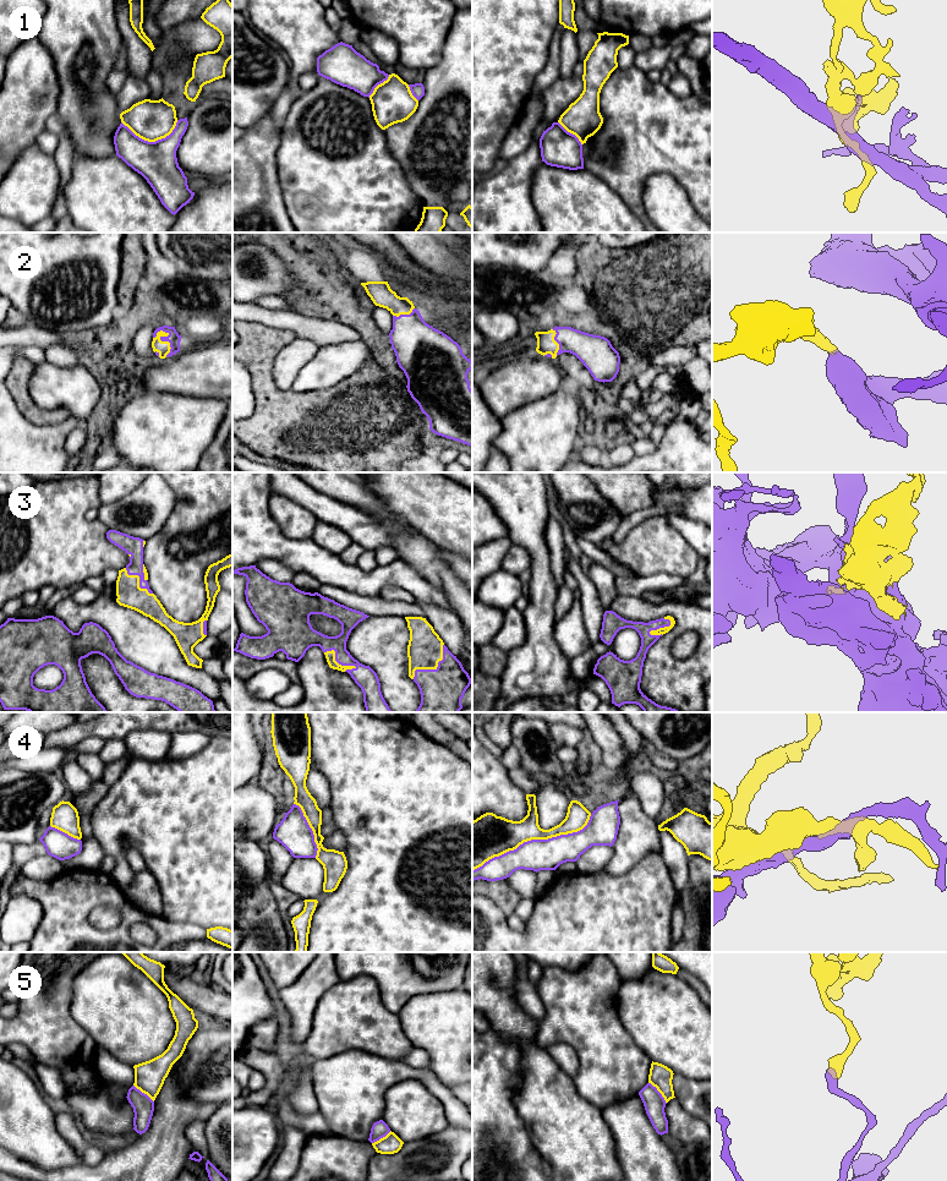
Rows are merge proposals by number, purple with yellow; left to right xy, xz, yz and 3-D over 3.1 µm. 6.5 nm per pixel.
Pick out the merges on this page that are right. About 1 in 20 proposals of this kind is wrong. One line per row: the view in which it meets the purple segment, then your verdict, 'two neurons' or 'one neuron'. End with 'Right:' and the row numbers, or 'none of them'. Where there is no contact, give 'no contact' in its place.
1: meets purple in xy; one neuron
2: meets purple in xy; one neuron
3: meets purple in xz; one neuron
4: meets purple in yz; two neurons
5: meets purple in yz; two neurons
Right: 1, 2, 3

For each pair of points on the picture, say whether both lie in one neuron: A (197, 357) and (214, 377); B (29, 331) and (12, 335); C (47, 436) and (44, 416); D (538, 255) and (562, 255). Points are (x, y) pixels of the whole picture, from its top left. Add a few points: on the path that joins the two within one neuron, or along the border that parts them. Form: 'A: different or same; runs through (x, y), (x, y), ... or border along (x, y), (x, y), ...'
A: same; runs through (200, 362), (209, 372)
B: same; runs through (26, 334), (16, 335)
C: different; border along (70, 416), (58, 422), (34, 424)
D: different; border along (560, 245), (546, 266)

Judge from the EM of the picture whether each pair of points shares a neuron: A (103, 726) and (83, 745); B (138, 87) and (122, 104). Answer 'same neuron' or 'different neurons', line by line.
A: different neurons
B: same neuron

